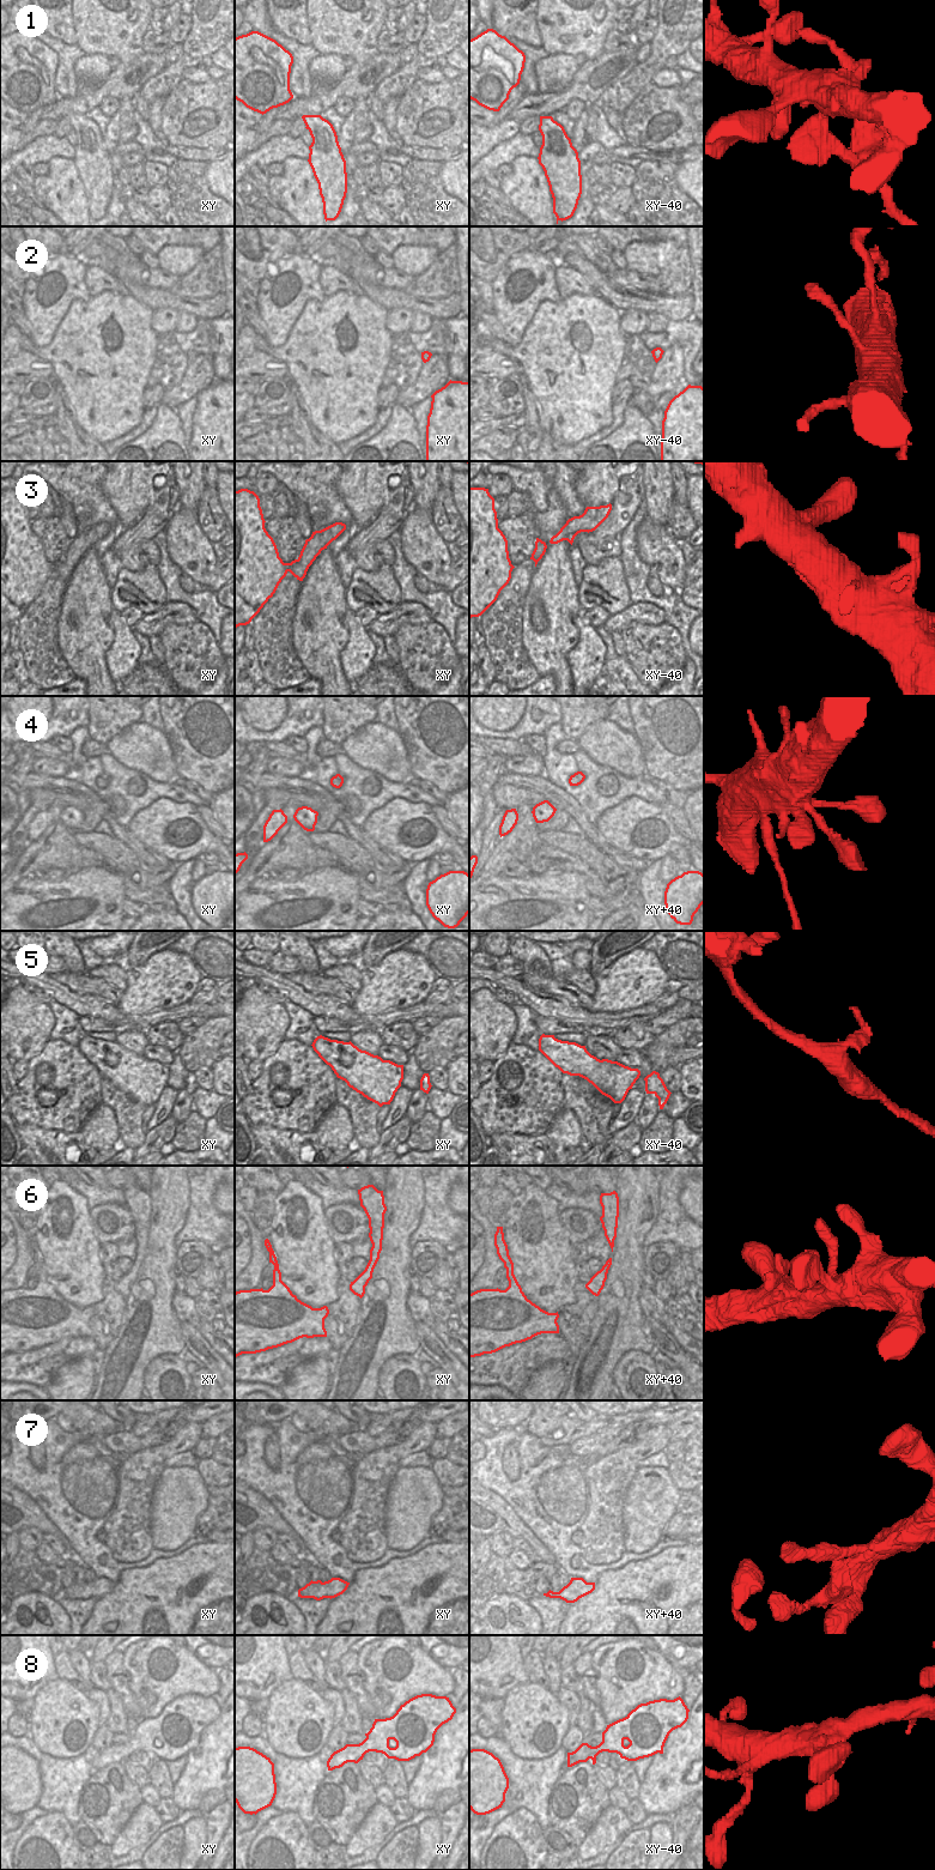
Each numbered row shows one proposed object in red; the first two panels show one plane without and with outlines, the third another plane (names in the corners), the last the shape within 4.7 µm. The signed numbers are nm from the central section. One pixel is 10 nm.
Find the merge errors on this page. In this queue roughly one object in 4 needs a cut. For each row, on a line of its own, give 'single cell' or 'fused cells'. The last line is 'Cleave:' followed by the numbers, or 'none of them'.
1: fused cells
2: single cell
3: single cell
4: single cell
5: single cell
6: single cell
7: single cell
8: single cell
Cleave: 1

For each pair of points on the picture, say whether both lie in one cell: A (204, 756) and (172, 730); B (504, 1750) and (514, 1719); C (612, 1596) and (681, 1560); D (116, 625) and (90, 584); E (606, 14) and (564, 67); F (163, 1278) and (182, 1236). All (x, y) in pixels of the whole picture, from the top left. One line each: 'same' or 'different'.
A: same
B: different
C: same
D: different
E: different
F: different

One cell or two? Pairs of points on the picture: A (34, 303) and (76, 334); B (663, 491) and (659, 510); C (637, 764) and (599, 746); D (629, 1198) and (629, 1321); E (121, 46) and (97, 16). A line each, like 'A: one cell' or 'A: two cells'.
A: two cells
B: one cell
C: one cell
D: one cell
E: one cell

